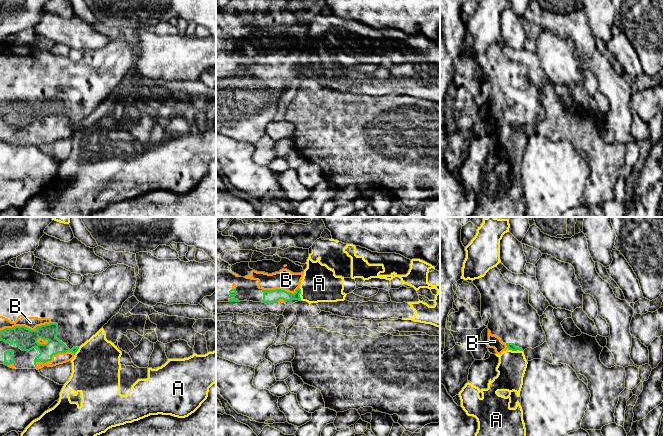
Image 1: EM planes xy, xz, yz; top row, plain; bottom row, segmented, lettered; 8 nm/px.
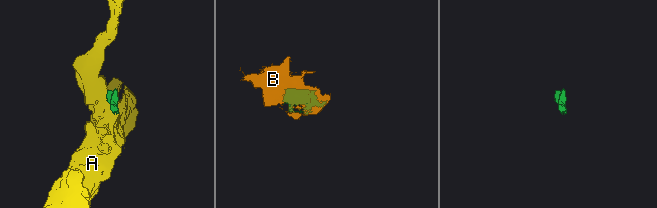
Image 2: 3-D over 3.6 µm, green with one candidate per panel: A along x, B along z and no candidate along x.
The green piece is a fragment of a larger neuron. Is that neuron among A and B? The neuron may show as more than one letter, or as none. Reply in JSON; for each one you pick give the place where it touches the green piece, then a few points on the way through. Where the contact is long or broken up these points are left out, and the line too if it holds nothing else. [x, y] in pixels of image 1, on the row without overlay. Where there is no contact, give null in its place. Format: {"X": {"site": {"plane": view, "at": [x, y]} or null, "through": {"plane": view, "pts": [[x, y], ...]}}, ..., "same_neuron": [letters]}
{"B": {"site": {"plane": "xy", "at": [25, 103]}}, "same_neuron": ["B"]}

